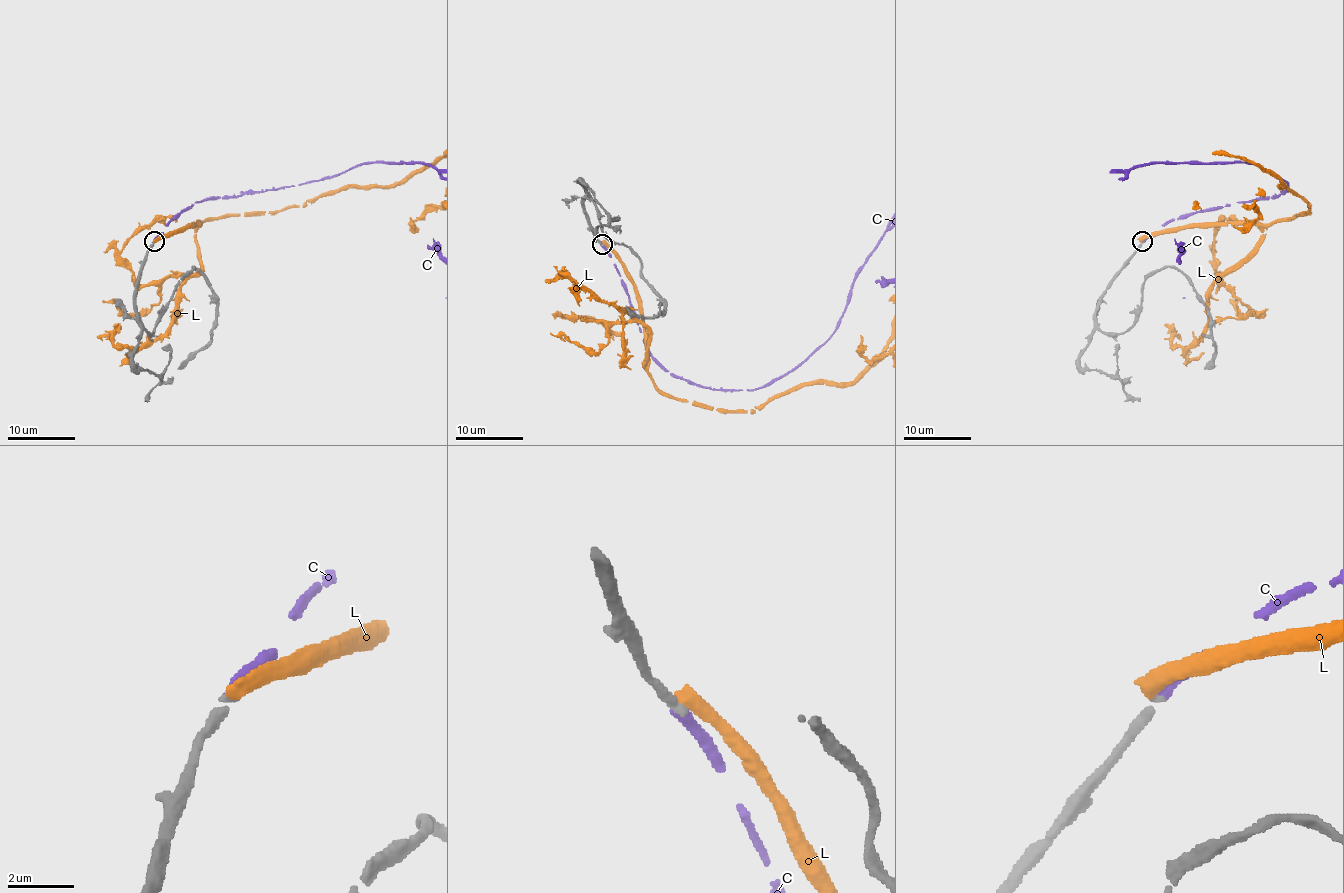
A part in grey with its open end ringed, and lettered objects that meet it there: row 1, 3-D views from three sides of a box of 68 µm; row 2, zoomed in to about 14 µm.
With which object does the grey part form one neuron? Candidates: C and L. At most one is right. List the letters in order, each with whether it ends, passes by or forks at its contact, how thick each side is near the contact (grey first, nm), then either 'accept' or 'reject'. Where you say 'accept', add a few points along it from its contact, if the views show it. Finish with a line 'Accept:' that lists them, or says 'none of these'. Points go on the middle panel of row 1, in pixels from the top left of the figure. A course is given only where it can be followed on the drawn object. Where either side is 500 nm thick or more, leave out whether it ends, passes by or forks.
C: it ends; calibres 280 and 380 nm; accept
L: it ends; calibres 280 and 460 nm; reject
Accept: C

